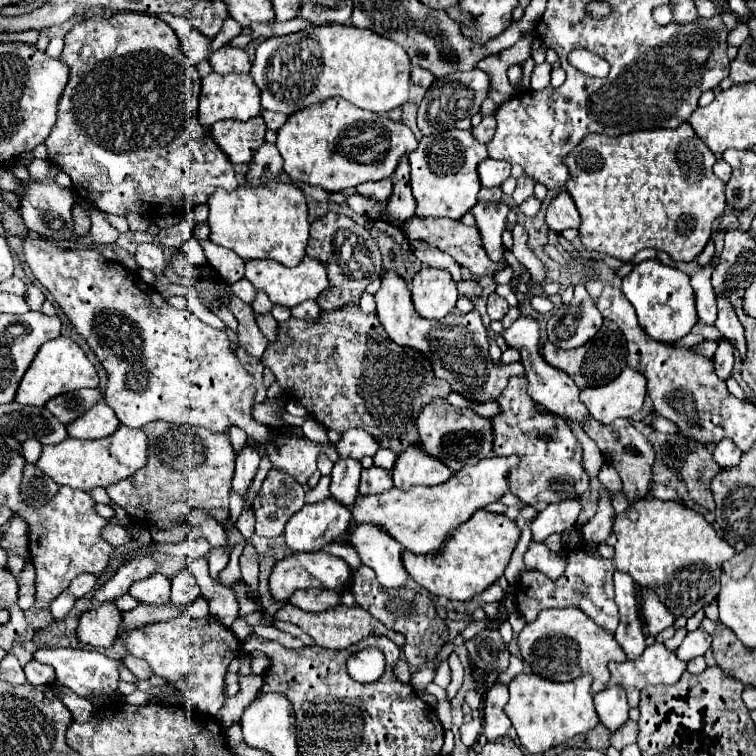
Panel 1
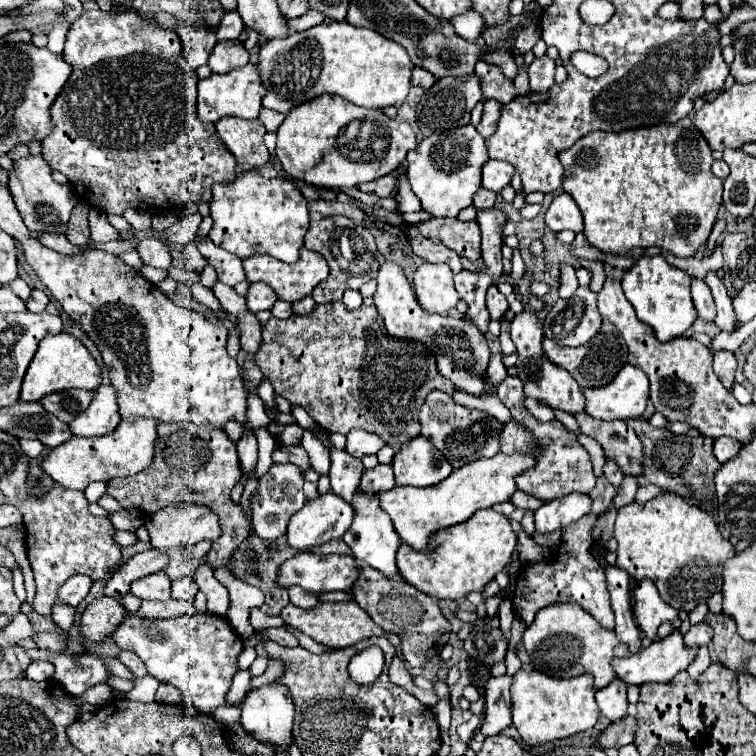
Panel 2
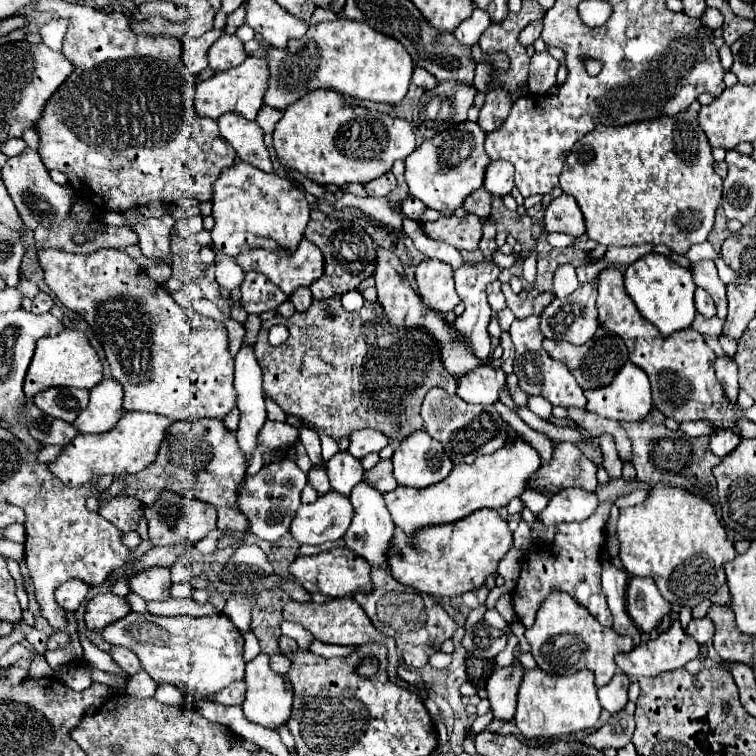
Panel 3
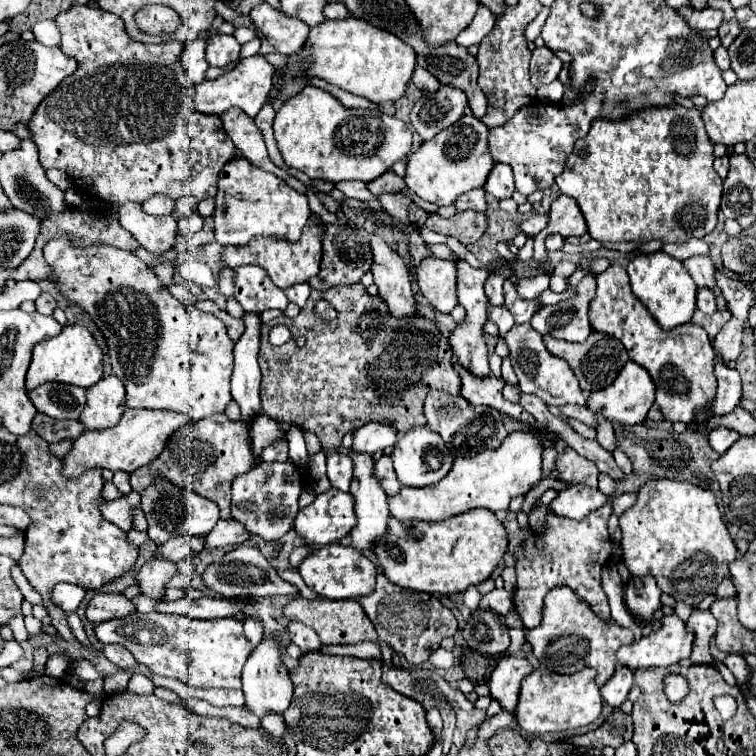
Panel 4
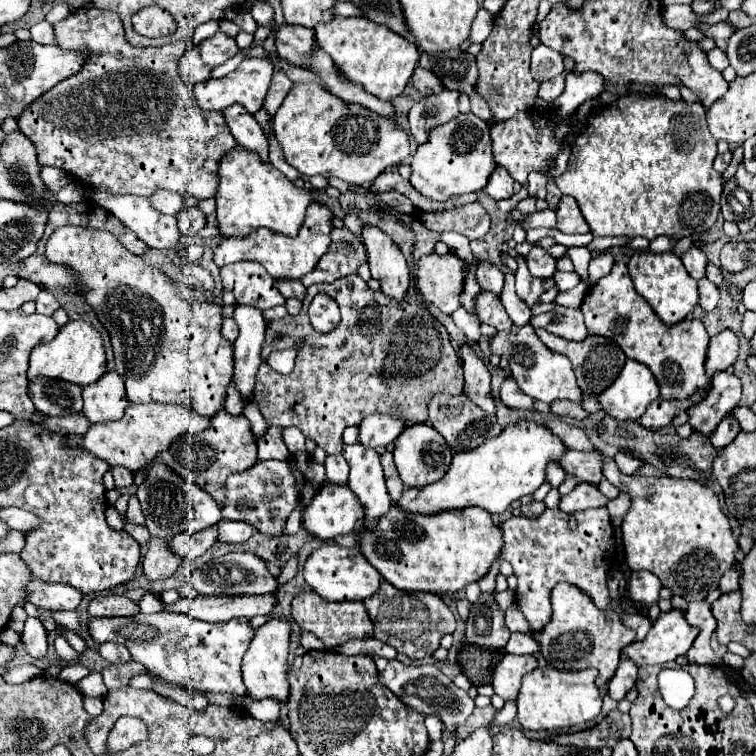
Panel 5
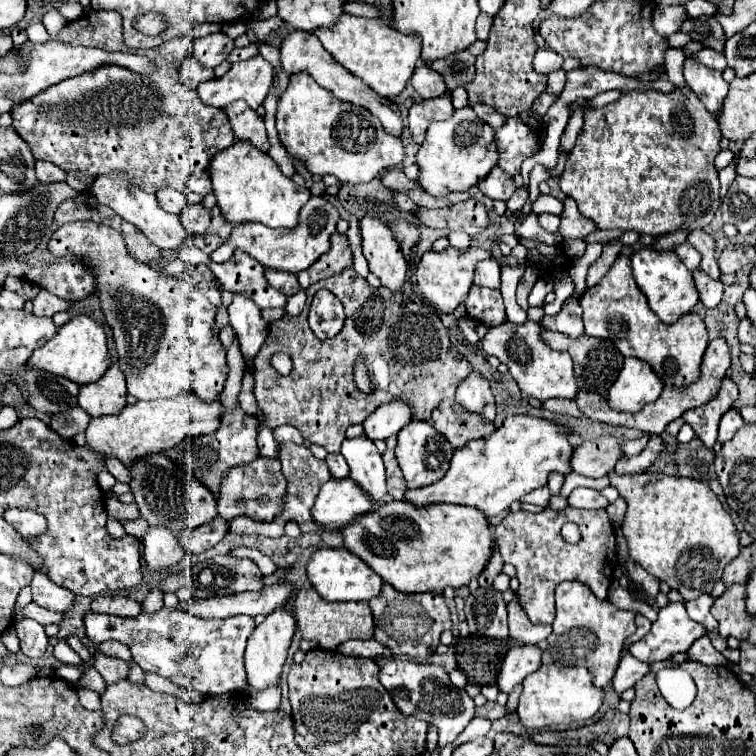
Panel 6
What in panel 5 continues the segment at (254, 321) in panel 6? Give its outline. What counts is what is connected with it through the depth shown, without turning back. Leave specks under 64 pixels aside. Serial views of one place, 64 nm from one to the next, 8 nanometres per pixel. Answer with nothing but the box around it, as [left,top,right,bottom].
[232,304,266,400]

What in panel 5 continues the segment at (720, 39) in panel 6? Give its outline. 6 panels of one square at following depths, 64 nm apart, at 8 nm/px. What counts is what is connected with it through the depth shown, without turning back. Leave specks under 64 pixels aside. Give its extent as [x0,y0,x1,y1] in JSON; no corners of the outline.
[696,22,734,50]

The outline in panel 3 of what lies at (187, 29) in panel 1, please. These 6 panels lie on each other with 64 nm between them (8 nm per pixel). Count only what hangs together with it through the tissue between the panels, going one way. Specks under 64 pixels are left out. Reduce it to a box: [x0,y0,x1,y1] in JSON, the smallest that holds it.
[182,28,224,80]

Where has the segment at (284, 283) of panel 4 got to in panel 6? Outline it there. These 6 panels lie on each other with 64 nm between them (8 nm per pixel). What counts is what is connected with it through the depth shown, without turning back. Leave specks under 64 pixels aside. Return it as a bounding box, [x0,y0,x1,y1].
[212,196,338,272]

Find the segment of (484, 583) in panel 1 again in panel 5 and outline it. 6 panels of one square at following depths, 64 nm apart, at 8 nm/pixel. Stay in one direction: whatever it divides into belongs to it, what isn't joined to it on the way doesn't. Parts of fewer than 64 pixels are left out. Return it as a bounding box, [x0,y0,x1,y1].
[356,504,502,594]

